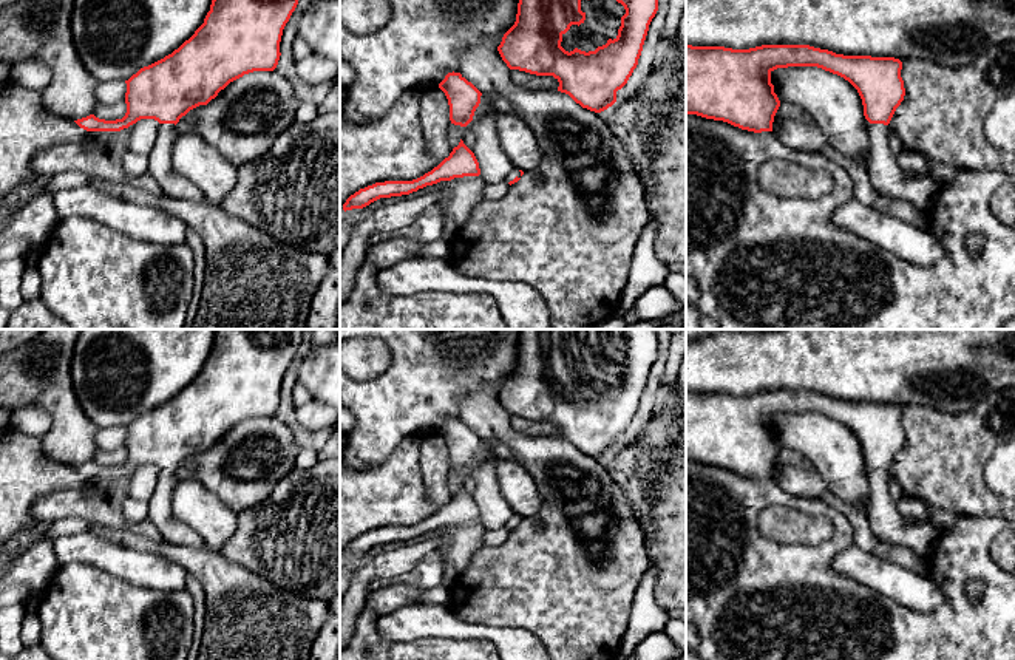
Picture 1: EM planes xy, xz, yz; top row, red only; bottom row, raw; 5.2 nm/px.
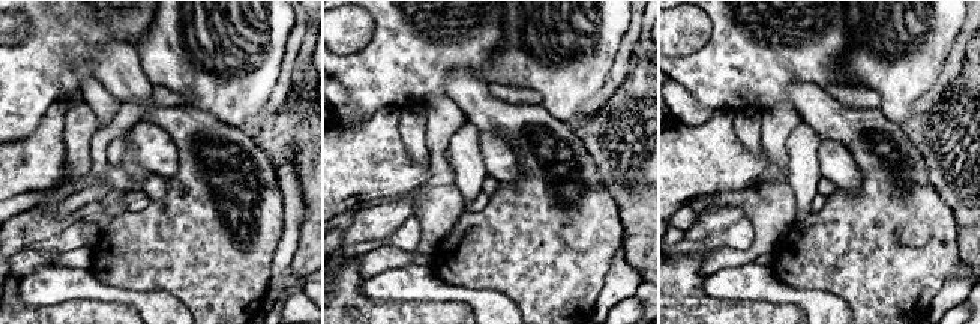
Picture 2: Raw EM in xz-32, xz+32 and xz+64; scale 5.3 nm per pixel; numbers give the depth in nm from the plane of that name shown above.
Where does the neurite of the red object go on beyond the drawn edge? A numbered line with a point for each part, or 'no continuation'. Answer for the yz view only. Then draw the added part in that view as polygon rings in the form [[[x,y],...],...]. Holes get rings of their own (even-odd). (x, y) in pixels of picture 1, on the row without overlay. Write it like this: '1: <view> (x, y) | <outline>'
1: yz (887, 524) | [[[871,470],[868,485],[867,516],[876,539],[907,546],[927,560],[933,553],[941,532],[930,522],[915,522],[911,518],[899,515],[888,492],[887,471]]]

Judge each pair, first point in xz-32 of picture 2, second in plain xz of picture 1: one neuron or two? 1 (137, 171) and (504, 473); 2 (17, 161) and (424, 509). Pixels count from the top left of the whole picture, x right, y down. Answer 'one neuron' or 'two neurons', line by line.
1: two neurons
2: one neuron

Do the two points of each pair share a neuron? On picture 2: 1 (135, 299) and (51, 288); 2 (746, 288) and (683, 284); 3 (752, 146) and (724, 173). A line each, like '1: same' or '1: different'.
1: same
2: different
3: different

